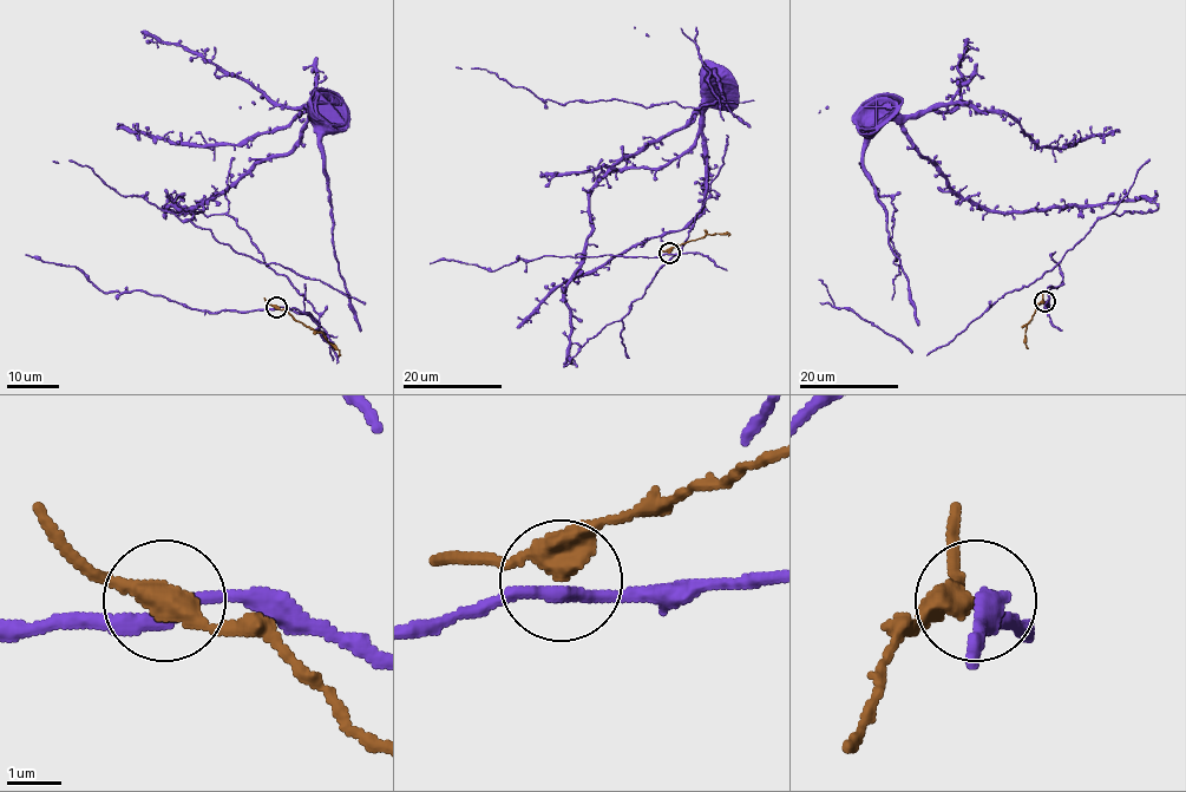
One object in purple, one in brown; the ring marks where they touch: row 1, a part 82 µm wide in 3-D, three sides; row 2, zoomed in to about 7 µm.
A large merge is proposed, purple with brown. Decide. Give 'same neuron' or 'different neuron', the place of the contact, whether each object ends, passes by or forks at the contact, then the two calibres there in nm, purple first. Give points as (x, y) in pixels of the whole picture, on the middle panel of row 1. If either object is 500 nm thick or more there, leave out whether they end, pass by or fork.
same neuron; place (669, 253); purple passes by; brown passes by; calibres 280 and 400 nm

